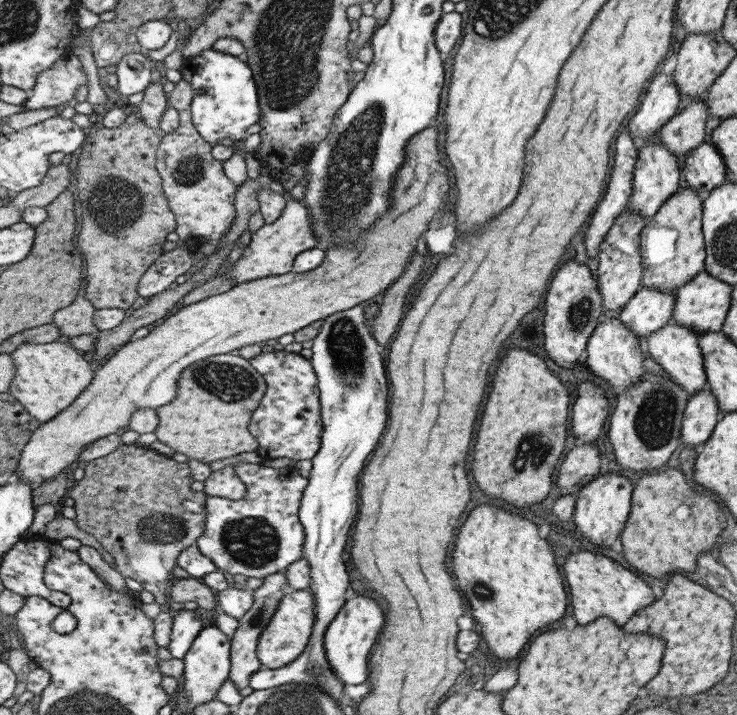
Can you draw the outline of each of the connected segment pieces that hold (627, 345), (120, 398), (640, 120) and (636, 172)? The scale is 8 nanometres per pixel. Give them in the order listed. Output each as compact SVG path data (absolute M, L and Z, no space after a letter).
M604 319L596 325L586 340L585 355L582 356L583 365L597 378L605 380L613 396L617 397L644 376L638 338L639 336L635 336L629 329L625 329L618 319Z
M434 124L426 126L408 138L403 147L400 169L396 170L392 178L389 210L381 220L377 220L365 234L360 236L357 248L353 250L329 248L324 251L325 260L307 272L289 271L282 275L237 283L226 292L185 306L178 305L172 315L169 314L169 317L159 326L155 326L147 336L123 343L110 358L94 367L91 382L85 386L75 401L33 430L17 460L17 468L14 471L16 478L28 482L34 489L44 480L55 478L64 469L74 467L80 452L85 450L88 444L108 434L123 431L128 425L128 418L137 409L157 409L169 404L175 398L177 379L181 371L190 364L213 355L229 353L235 348L279 338L283 334L293 334L334 312L347 310L382 291L385 292L386 288L403 274L409 259L413 257L413 251L422 240L422 235L429 229L429 223L439 213L441 206L445 205L443 195L447 193L449 182L444 175L440 158L437 150L437 129Z
M655 75L640 99L639 107L627 124L631 138L649 138L653 132L660 130L677 110L679 94L672 84L670 75Z
M662 144L645 145L637 150L636 161L632 170L631 195L627 205L637 215L652 218L660 206L673 195L679 187L679 173L677 172L677 158L669 152Z

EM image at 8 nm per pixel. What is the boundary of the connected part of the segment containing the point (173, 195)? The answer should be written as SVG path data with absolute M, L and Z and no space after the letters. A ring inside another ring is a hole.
M180 80L175 84L173 90L166 94L168 106L178 112L179 124L173 132L162 136L156 150L156 163L154 167L161 177L162 192L167 200L169 211L174 215L174 232L178 236L178 239L175 242L175 250L161 254L161 257L157 258L151 266L147 267L147 270L139 278L136 291L137 296L141 296L141 298L147 298L147 296L152 297L163 292L179 274L185 274L193 266L203 265L203 260L205 262L211 254L217 254L220 238L229 230L229 226L231 226L231 222L235 218L233 202L236 187L223 174L222 162L212 157L210 153L212 146L208 142L205 142L205 139L201 138L201 135L193 126L190 117L192 94L199 94L201 96L201 94L205 94L205 90L201 90L201 88L189 88L189 85L184 80Z

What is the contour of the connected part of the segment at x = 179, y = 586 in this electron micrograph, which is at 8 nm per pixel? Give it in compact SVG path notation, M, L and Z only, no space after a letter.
M188 576L187 578L173 578L167 592L171 600L176 603L195 602L197 611L202 617L209 617L215 613L216 599L211 593L211 589L205 586L197 578Z

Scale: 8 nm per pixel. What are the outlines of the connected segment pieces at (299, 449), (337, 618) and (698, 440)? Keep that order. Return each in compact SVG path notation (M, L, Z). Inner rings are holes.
M287 351L261 352L250 358L249 364L262 376L266 389L248 422L249 434L257 441L254 450L263 460L290 458L310 460L318 451L322 422L316 376L309 359Z
M349 593L347 601L329 622L322 638L327 663L333 671L333 675L343 685L359 685L367 678L367 656L369 656L371 646L375 644L375 638L377 638L381 626L383 626L381 608L369 598ZM349 596L353 596L353 598L349 598Z
M708 387L688 398L681 417L678 439L684 447L700 447L710 437L721 416L715 397Z

